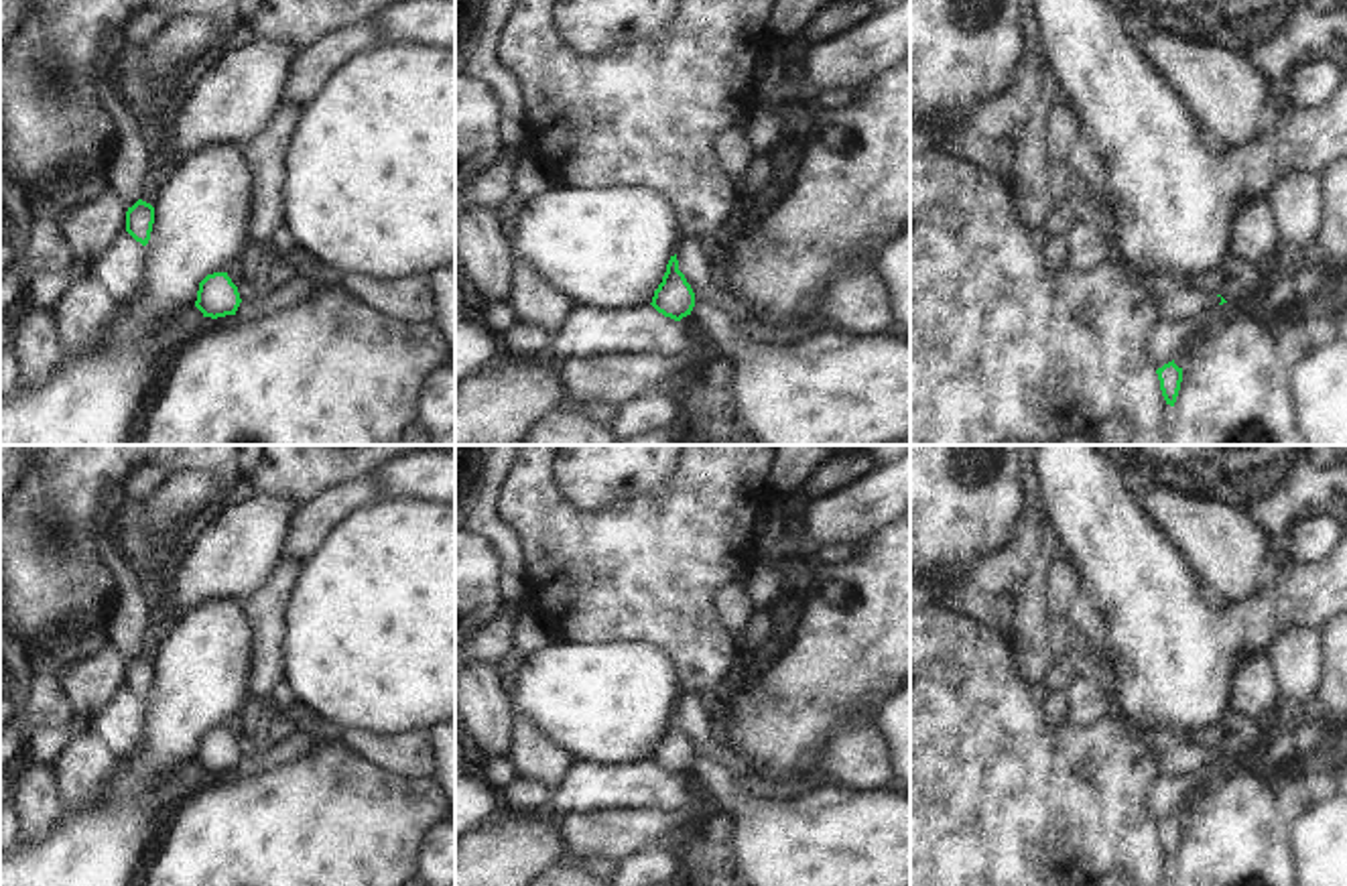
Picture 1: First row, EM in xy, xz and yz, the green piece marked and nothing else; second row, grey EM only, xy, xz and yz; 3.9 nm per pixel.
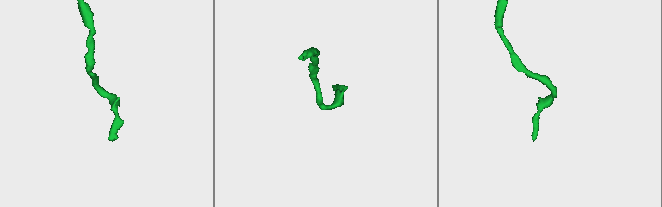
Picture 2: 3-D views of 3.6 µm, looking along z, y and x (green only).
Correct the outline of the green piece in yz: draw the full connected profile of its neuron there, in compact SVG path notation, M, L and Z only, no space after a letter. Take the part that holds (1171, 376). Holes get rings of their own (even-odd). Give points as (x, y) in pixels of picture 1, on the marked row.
M1172 360L1164 364L1162 368L1158 368L1156 374L1158 374L1160 390L1166 404L1174 406L1178 390L1180 390L1180 382L1182 382L1182 368L1178 368Z

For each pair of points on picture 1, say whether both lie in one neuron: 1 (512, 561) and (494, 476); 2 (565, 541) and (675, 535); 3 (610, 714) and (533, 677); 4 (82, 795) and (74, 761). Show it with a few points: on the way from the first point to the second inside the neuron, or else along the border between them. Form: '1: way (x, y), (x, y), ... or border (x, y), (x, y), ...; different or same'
1: way (504, 541), (488, 525), (488, 496); same
2: way (592, 541), (649, 541); same
3: way (592, 700), (551, 685); same
4: way (80, 787), (80, 769); same

